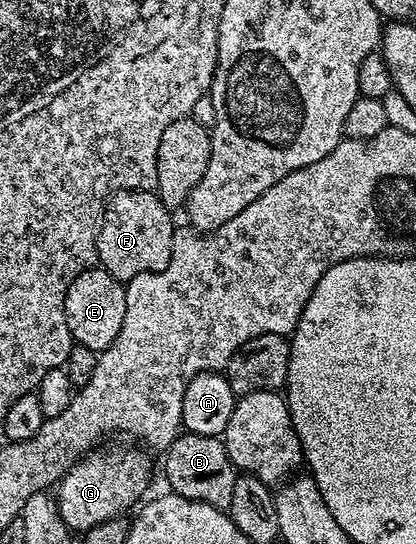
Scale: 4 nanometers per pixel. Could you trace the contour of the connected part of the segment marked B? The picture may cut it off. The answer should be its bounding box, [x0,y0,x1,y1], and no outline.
[164,432,239,509]

